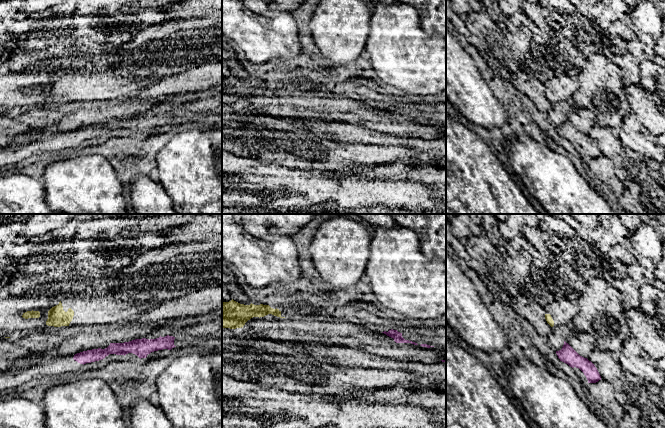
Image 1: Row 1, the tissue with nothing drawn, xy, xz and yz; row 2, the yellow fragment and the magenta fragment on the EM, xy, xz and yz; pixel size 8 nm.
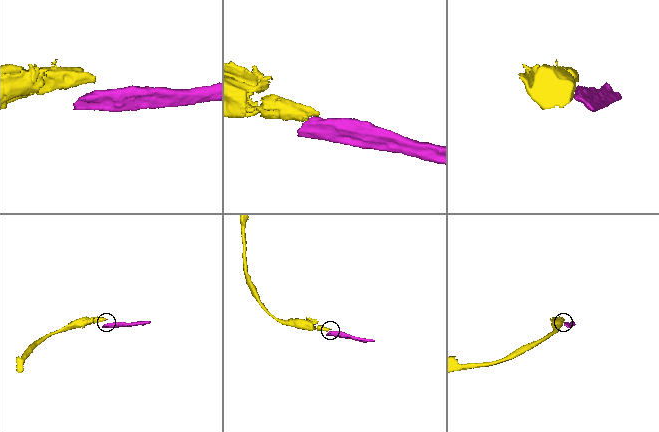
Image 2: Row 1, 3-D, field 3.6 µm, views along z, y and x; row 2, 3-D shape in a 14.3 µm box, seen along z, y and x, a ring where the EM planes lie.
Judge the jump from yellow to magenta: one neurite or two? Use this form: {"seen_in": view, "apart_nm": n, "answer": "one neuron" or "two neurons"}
{"seen_in": "yz", "apart_nm": 150, "answer": "two neurons"}

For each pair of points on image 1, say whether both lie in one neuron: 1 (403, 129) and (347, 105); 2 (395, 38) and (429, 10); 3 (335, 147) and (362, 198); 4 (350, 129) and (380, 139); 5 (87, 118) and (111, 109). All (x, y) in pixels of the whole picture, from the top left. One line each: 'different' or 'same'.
1: same
2: different
3: different
4: same
5: same

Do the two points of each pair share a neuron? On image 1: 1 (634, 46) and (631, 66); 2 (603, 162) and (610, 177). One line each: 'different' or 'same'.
1: same
2: same

